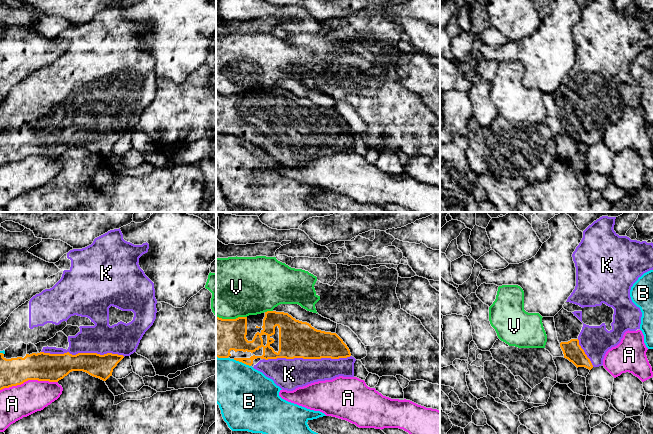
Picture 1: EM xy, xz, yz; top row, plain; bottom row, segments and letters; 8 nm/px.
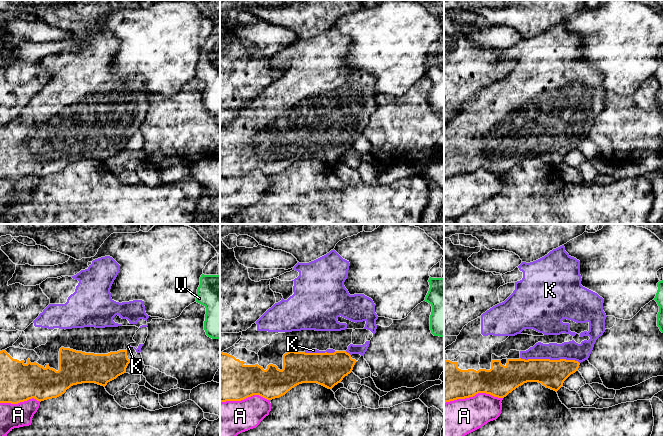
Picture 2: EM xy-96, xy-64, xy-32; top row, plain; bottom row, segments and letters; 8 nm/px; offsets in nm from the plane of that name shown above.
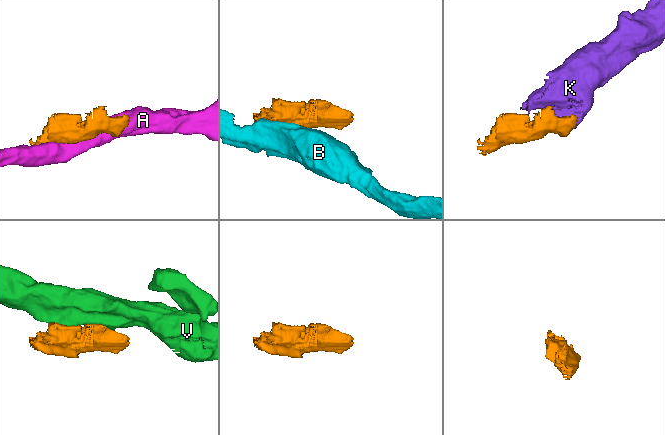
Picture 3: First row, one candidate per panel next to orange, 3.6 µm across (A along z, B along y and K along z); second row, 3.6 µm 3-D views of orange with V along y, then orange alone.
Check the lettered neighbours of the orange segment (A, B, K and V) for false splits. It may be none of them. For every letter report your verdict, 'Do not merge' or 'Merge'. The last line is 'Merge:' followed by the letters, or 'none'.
A: Do not merge
B: Do not merge
K: Merge
V: Do not merge
Merge: K

